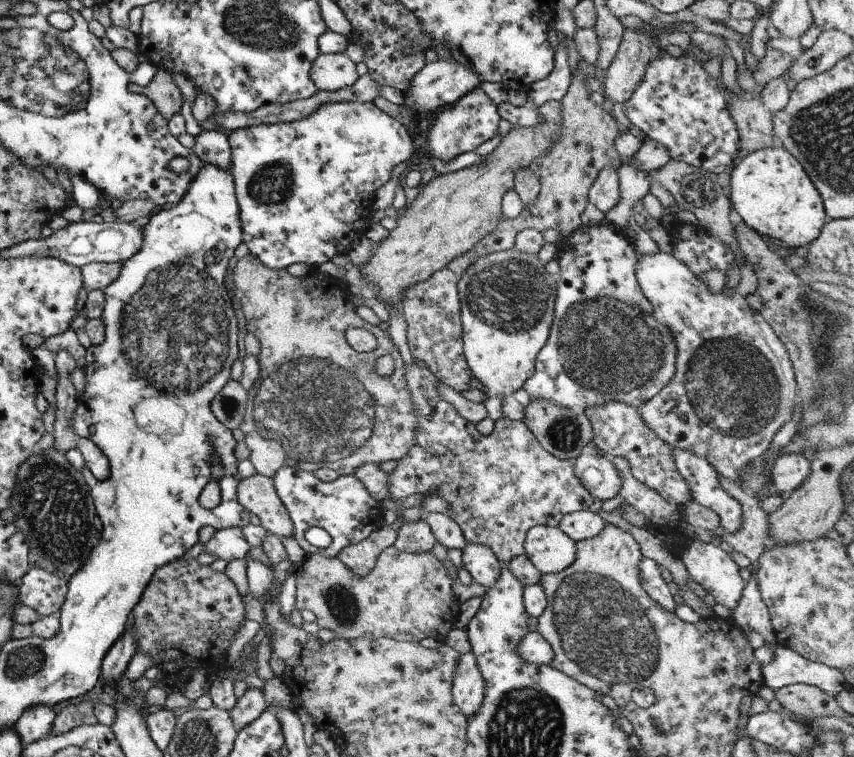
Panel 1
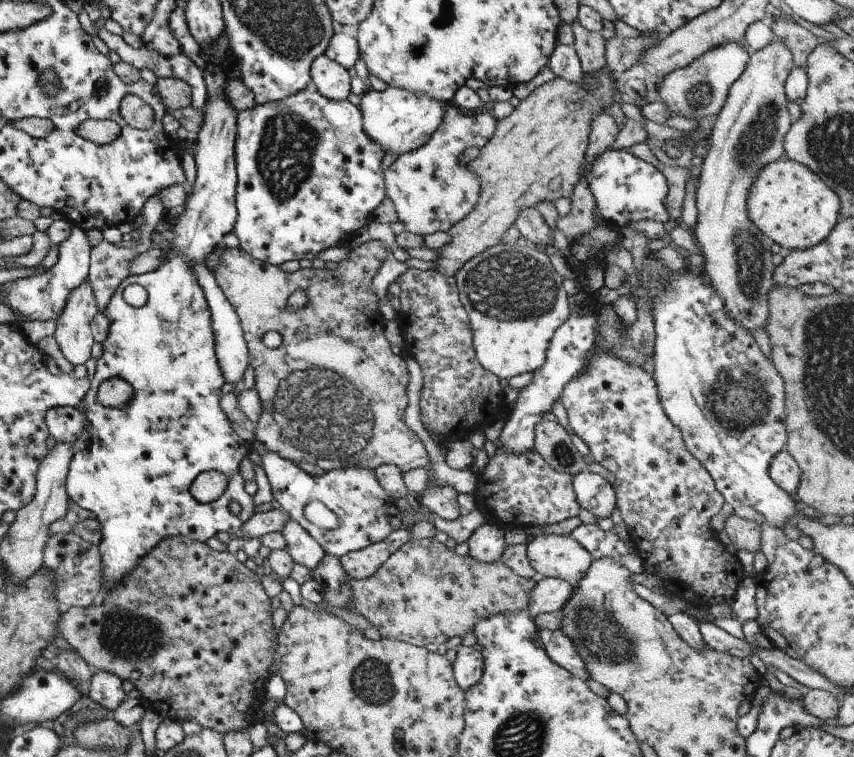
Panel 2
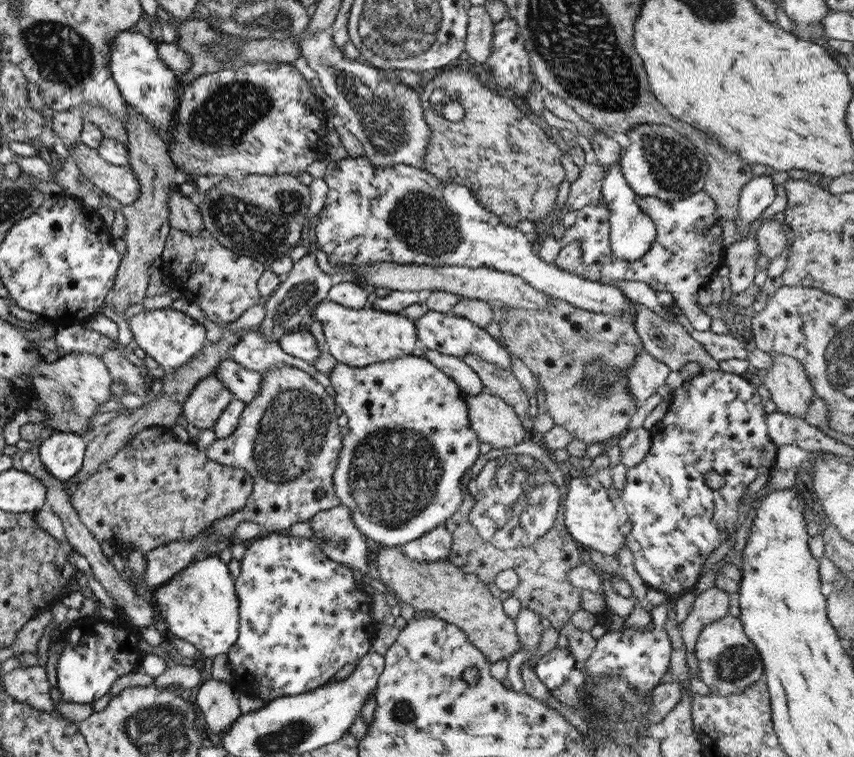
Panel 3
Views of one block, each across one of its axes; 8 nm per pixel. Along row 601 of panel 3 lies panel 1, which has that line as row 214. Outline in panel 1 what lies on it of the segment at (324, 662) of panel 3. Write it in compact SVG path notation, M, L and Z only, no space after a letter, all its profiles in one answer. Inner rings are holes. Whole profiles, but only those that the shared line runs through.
M325 102L307 118L239 128L229 131L226 137L231 151L230 170L238 206L241 242L249 254L271 270L285 269L294 262L303 262L316 269L335 254L347 252L351 244L366 236L372 223L372 196L392 178L391 170L397 164L407 160L419 166L429 164L435 174L440 175L479 164L483 160L474 151L461 153L449 162L431 156L422 159L398 118L389 117L370 102Z

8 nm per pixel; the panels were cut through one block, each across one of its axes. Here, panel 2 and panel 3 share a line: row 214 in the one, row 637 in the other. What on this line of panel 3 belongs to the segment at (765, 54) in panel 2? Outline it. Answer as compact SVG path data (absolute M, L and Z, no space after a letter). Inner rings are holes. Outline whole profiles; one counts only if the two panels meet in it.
M729 614L703 626L694 644L701 682L711 695L728 696L741 694L747 686L755 683L763 672L762 662L754 644L743 632L738 617Z

